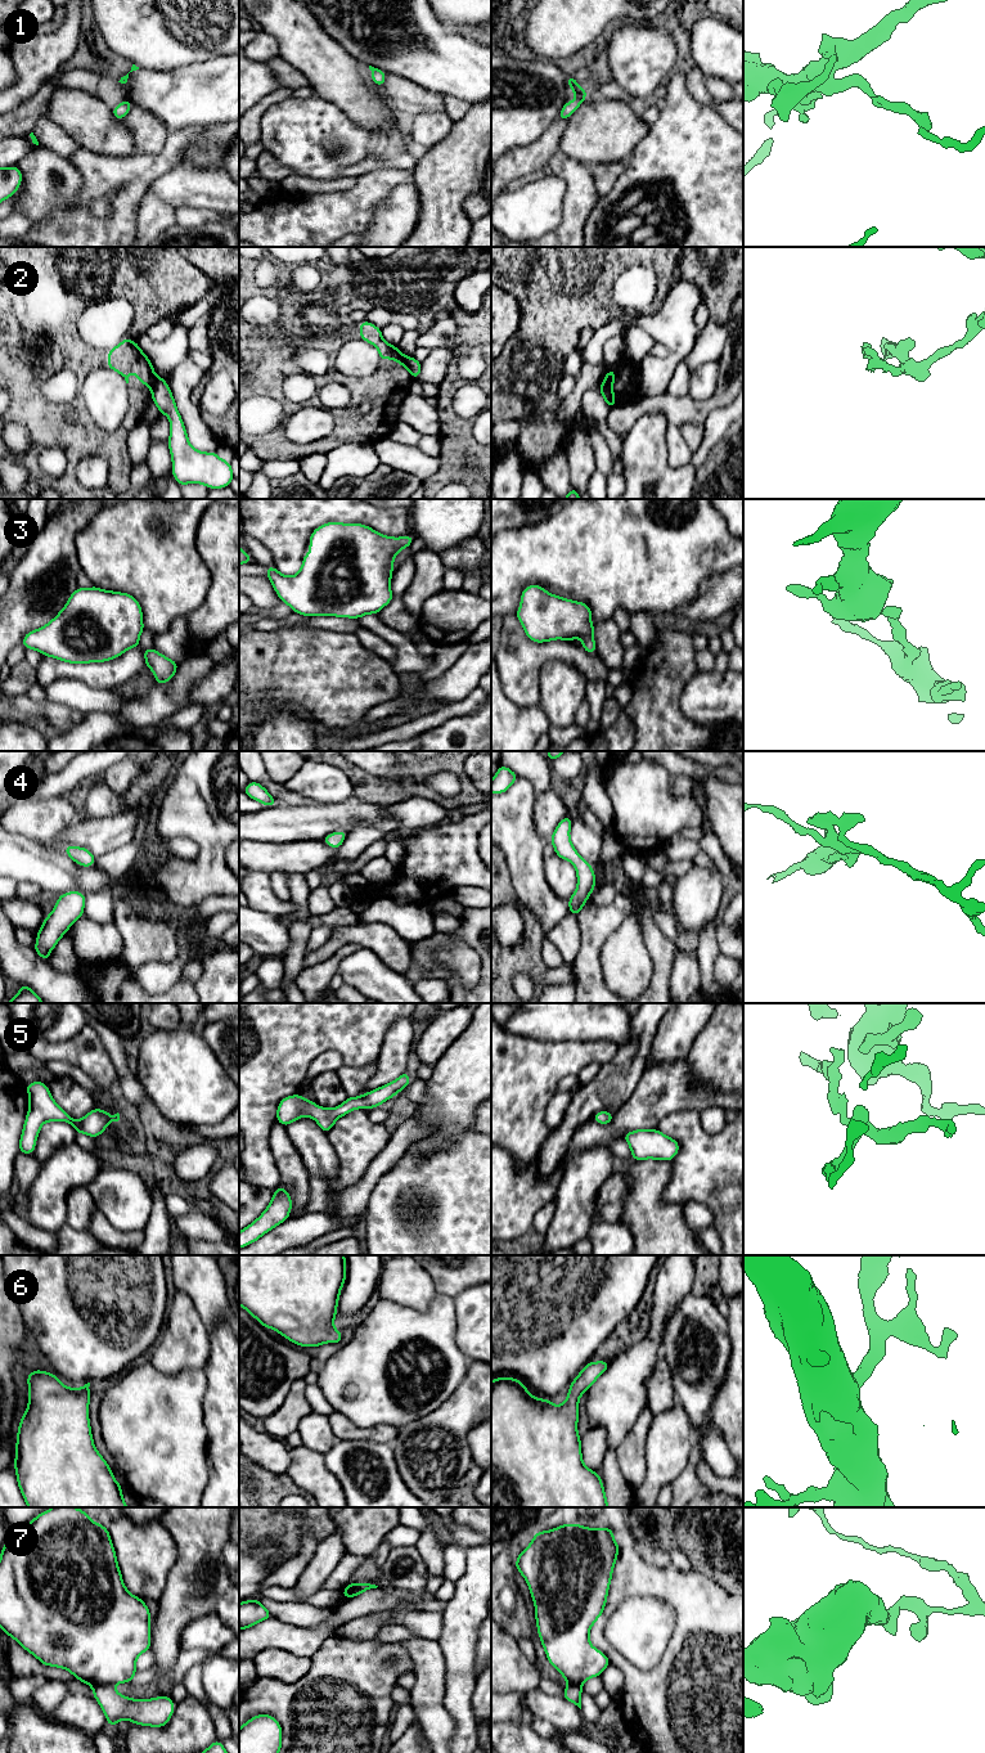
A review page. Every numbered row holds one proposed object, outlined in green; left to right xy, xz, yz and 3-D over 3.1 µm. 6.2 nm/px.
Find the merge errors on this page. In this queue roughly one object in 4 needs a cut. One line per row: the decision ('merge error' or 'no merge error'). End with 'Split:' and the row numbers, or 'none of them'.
1: no merge error
2: merge error
3: no merge error
4: no merge error
5: no merge error
6: no merge error
7: merge error
Split: 2, 7

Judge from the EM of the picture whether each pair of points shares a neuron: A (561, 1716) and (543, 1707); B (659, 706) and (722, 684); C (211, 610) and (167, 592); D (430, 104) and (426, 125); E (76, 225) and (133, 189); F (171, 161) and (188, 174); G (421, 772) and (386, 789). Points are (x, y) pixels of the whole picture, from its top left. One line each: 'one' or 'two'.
A: one
B: two
C: two
D: two
E: one
F: two
G: one

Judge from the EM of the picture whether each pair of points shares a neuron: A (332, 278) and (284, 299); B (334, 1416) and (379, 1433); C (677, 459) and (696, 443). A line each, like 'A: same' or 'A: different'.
A: same
B: same
C: different

